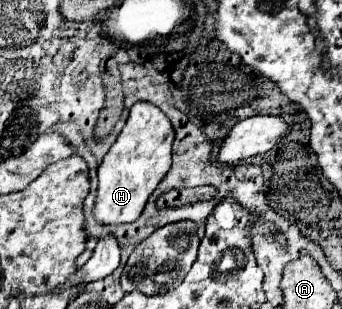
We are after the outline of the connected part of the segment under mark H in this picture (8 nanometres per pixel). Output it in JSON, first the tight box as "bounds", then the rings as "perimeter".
{"bounds":[94,102,174,226],"perimeter":[[[136,102],[130,108],[130,116],[98,166],[98,192],[94,202],[94,218],[102,226],[118,226],[134,222],[148,202],[148,196],[156,190],[172,164],[172,140],[174,130],[164,112],[150,102]]]}

